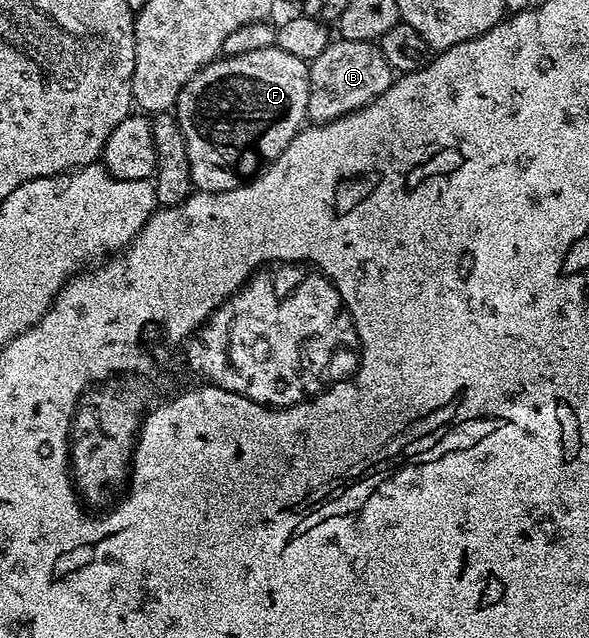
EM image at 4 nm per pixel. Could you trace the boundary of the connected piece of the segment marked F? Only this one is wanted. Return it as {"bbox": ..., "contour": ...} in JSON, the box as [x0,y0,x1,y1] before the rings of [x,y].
{"bbox":[174,44,310,193],"contour":[[[276,44],[245,55],[220,56],[210,61],[185,83],[175,100],[174,114],[187,140],[191,184],[204,193],[229,191],[244,184],[264,168],[265,163],[276,161],[307,121],[309,103],[310,64],[283,51]]]}

